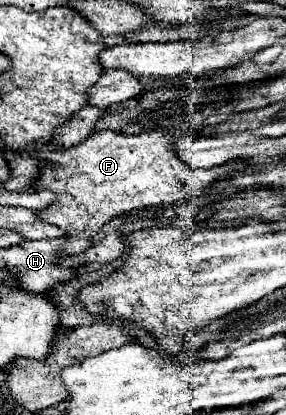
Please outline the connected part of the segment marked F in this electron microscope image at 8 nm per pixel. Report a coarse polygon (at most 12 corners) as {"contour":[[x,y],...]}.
{"contour":[[163,132],[45,146],[39,218],[81,254],[111,218],[205,196],[247,168],[191,170]]}

